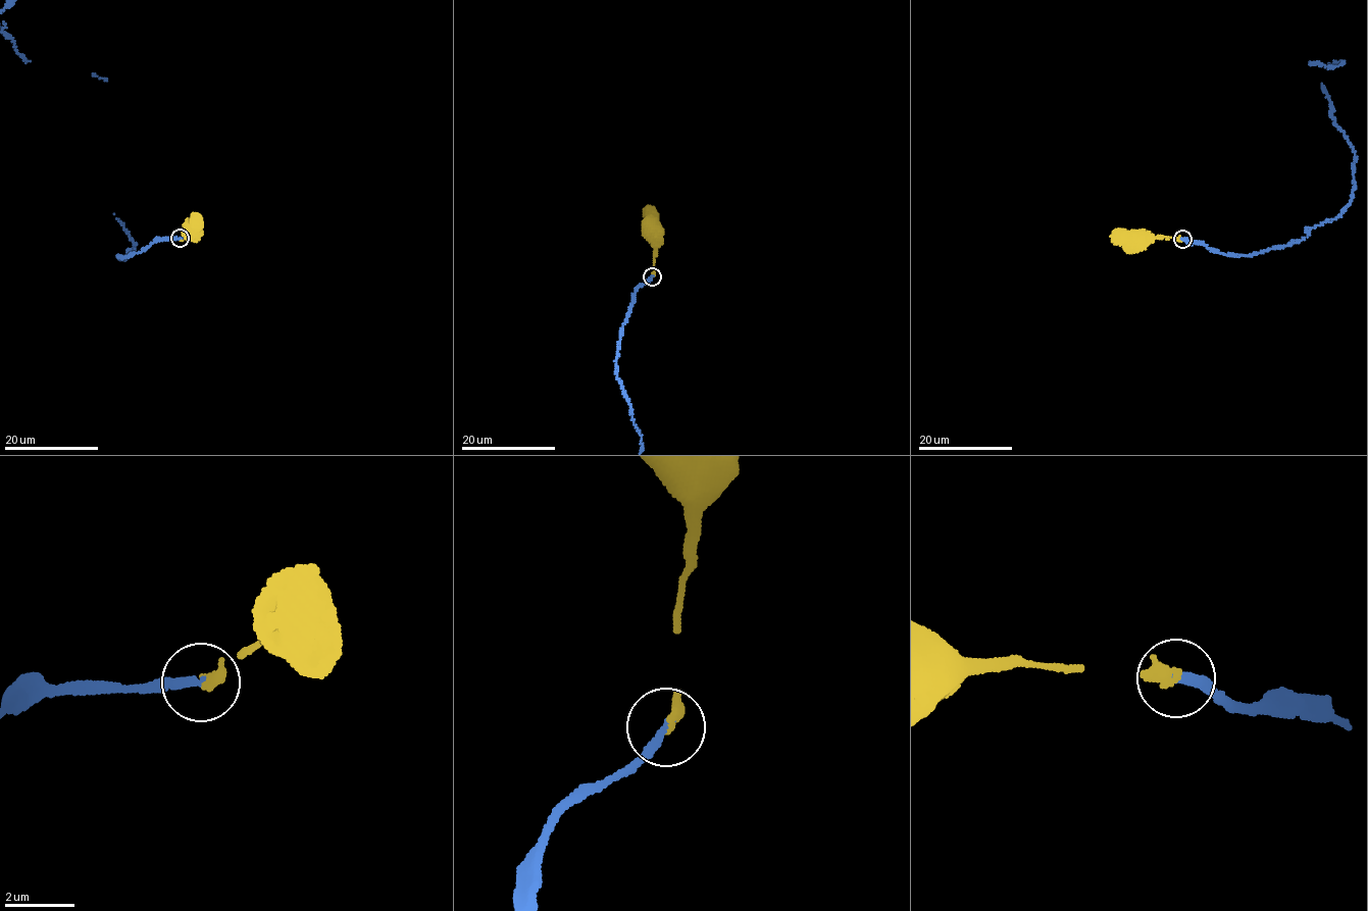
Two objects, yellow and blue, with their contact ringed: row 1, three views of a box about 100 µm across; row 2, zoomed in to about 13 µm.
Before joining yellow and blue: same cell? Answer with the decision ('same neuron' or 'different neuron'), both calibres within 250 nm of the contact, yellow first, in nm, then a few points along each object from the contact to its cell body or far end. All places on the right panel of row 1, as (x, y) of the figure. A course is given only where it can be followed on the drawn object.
same neuron | 320/260 nm | yellow via (1181, 239), (1141, 236), (1135, 240)

